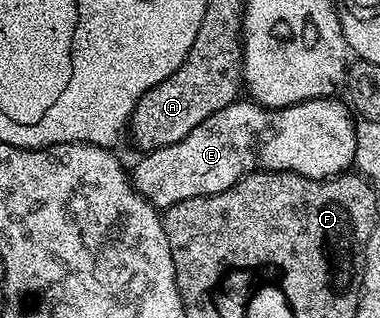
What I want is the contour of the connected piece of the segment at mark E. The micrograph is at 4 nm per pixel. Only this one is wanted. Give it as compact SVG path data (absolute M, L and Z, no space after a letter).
M338 98L302 100L286 108L242 103L232 103L204 118L204 122L200 122L192 134L180 138L180 142L145 153L134 172L132 168L134 189L149 204L165 210L188 198L220 194L257 168L329 180L332 176L343 175L355 163L356 120L351 109L343 101L342 105Z

